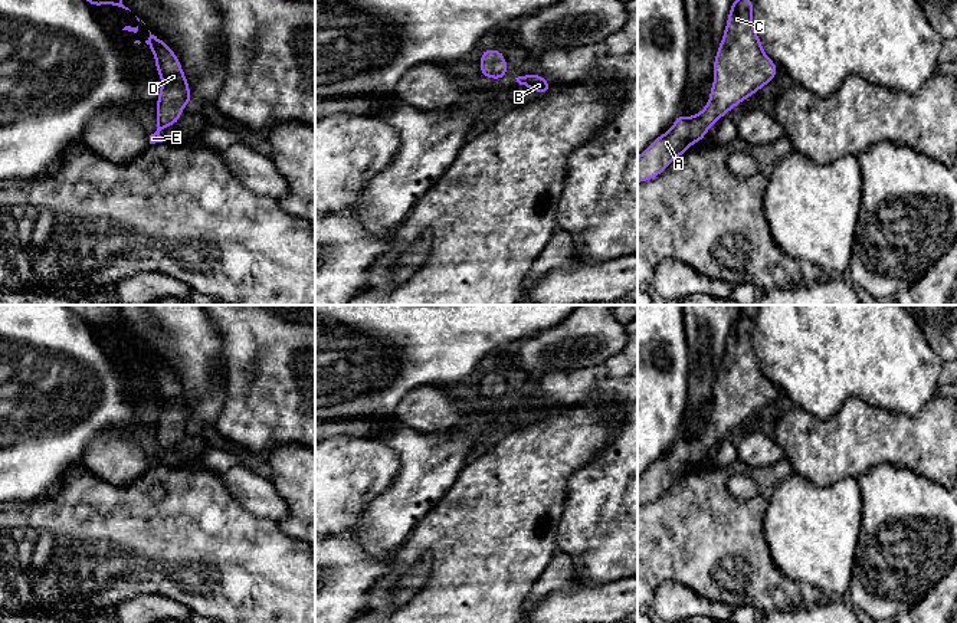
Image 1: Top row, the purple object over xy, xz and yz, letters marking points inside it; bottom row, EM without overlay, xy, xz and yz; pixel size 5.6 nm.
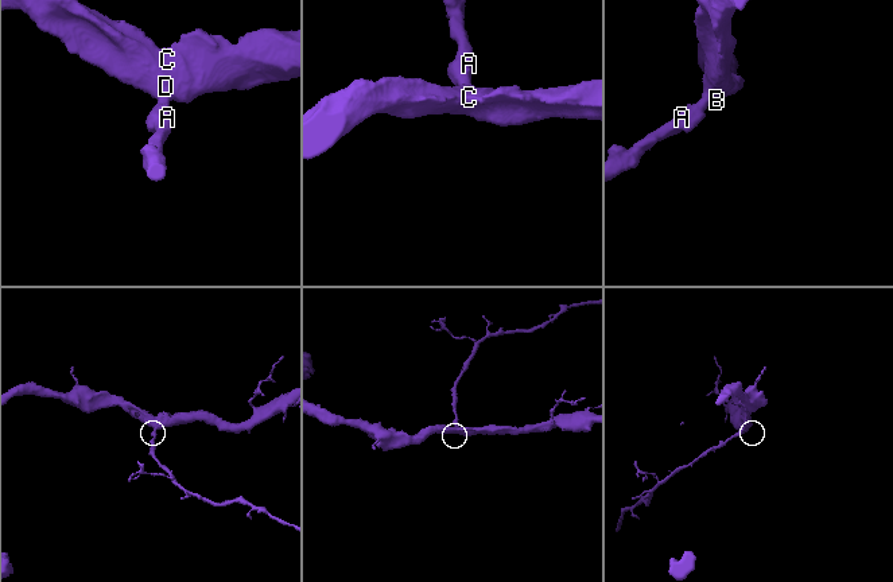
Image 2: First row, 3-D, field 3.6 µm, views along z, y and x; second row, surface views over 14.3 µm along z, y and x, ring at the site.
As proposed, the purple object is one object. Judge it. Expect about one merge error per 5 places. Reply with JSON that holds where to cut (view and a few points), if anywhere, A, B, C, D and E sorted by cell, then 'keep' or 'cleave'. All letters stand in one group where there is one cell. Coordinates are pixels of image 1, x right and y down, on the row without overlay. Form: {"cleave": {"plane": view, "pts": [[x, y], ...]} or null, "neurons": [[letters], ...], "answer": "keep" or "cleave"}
{"cleave": null, "neurons": [["A", "B", "C", "D", "E"]], "answer": "keep"}

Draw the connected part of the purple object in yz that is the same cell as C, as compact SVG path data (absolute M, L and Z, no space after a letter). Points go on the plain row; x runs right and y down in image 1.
M738 317L731 327L724 358L714 383L709 424L697 437L679 436L669 453L653 462L638 479L638 505L658 499L672 483L699 465L709 449L743 426L777 397L753 348L753 321Z

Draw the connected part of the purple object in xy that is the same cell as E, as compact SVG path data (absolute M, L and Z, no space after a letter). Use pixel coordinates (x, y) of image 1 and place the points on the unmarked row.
M150 354L145 363L154 376L155 391L163 404L157 420L157 453L150 458L150 466L163 465L160 453L176 447L181 440L183 430L191 426L189 403L183 396L181 386L165 364Z

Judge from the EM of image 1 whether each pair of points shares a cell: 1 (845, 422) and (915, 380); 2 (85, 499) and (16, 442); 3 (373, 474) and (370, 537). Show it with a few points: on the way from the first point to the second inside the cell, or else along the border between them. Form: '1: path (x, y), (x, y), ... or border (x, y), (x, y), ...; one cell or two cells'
1: border (839, 407), (848, 399), (858, 397), (905, 415); two cells
2: border (81, 465), (71, 469), (53, 489), (35, 501); two cells
3: border (395, 476), (369, 504), (360, 523), (353, 530); two cells

